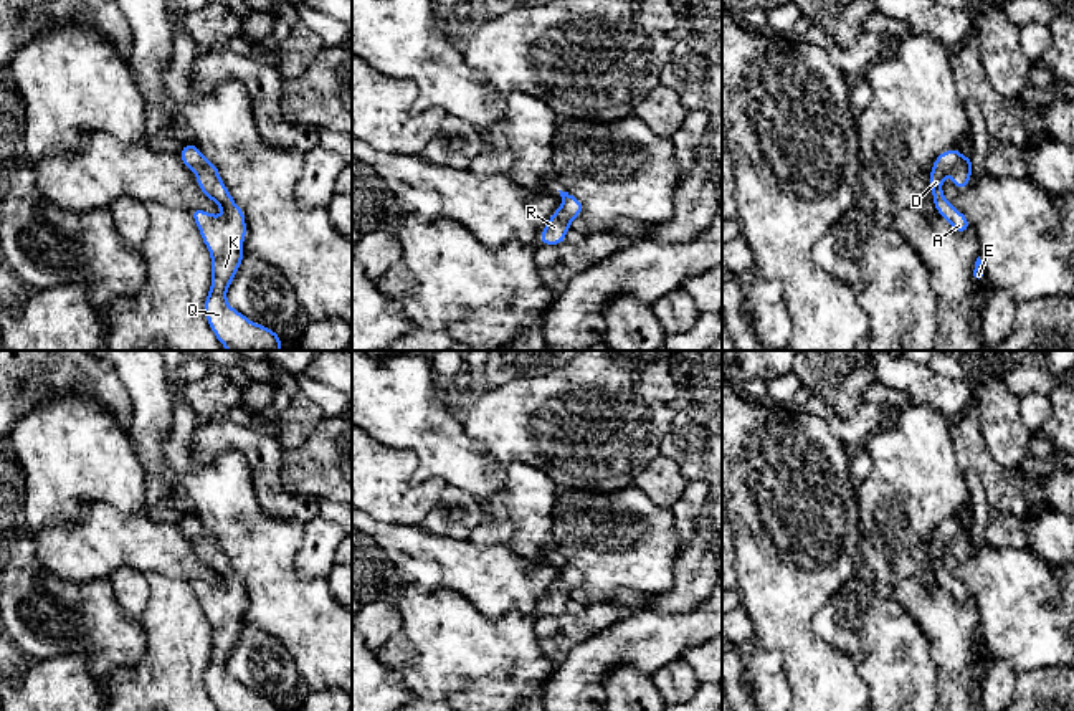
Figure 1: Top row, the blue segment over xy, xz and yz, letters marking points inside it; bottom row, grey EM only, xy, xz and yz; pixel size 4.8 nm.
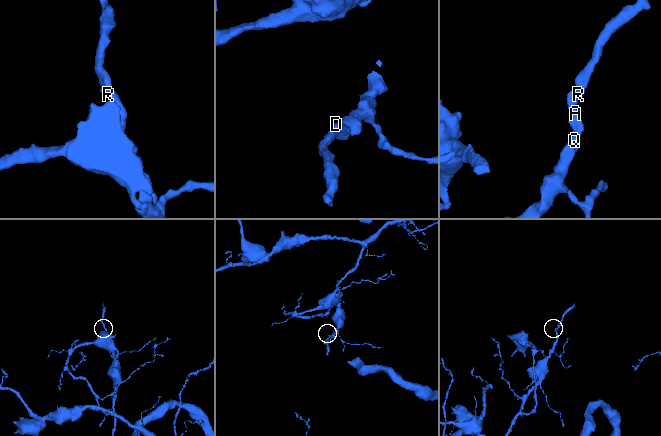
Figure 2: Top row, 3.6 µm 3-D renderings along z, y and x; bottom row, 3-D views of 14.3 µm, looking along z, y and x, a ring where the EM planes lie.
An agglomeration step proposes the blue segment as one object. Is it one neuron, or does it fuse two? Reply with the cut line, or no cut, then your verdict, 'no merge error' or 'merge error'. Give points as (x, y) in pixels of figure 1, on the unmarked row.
no cut; no merge error

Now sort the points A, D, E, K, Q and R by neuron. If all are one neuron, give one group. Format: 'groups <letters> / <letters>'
groups A D E K Q R

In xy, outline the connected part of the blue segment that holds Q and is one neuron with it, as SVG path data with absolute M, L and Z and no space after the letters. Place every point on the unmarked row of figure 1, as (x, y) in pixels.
M185 514L178 527L195 544L200 561L223 580L221 587L200 579L190 580L211 627L211 656L203 680L213 704L218 711L281 711L278 703L249 691L226 671L226 661L245 628L243 580L220 549L218 537L197 516Z

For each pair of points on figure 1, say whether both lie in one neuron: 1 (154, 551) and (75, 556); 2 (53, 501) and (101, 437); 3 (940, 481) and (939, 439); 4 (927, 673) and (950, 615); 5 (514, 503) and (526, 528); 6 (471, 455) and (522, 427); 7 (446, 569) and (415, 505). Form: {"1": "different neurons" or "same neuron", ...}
{"1": "same neuron", "2": "same neuron", "3": "same neuron", "4": "different neurons", "5": "same neuron", "6": "different neurons", "7": "different neurons"}

